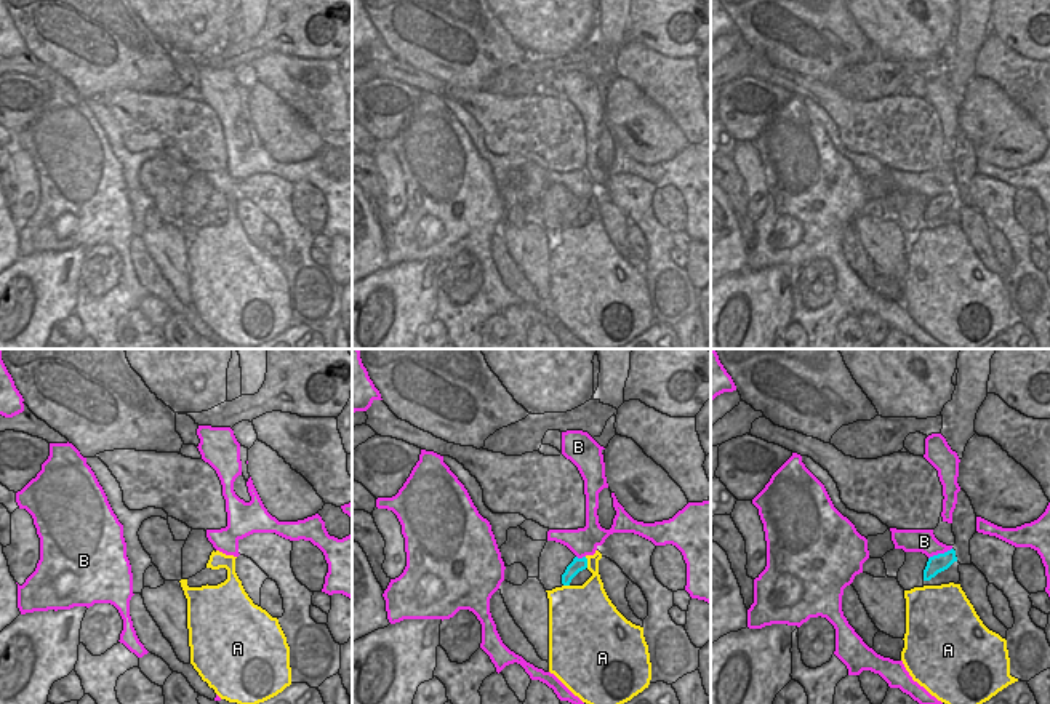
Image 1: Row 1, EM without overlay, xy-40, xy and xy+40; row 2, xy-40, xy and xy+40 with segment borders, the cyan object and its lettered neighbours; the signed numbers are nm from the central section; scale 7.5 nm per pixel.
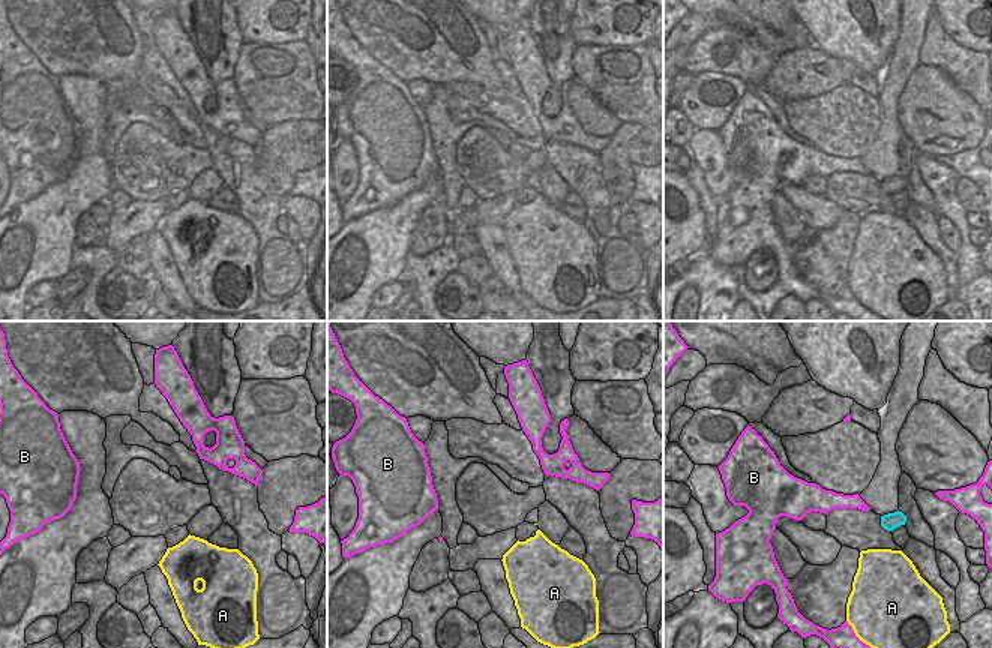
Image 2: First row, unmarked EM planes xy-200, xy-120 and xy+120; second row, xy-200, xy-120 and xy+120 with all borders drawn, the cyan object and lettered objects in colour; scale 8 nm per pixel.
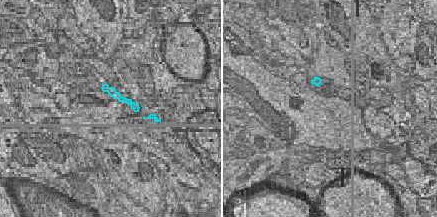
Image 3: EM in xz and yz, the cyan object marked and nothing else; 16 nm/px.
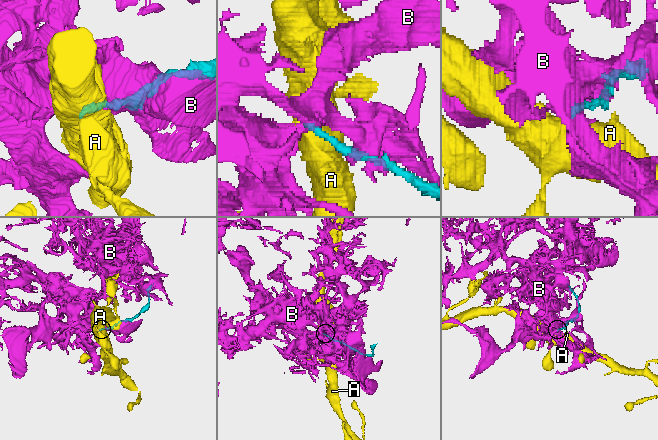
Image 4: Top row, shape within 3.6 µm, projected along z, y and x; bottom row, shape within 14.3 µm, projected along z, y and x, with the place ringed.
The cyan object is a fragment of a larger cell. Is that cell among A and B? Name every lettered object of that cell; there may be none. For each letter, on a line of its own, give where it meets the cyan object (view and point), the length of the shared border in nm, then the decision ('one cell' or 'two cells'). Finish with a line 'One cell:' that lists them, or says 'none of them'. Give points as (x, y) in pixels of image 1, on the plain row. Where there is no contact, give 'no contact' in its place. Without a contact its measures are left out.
A: xy (586, 204) | 90 nm | two cells
B: xy+40 (940, 196) | 200 nm | two cells
One cell: none of them

